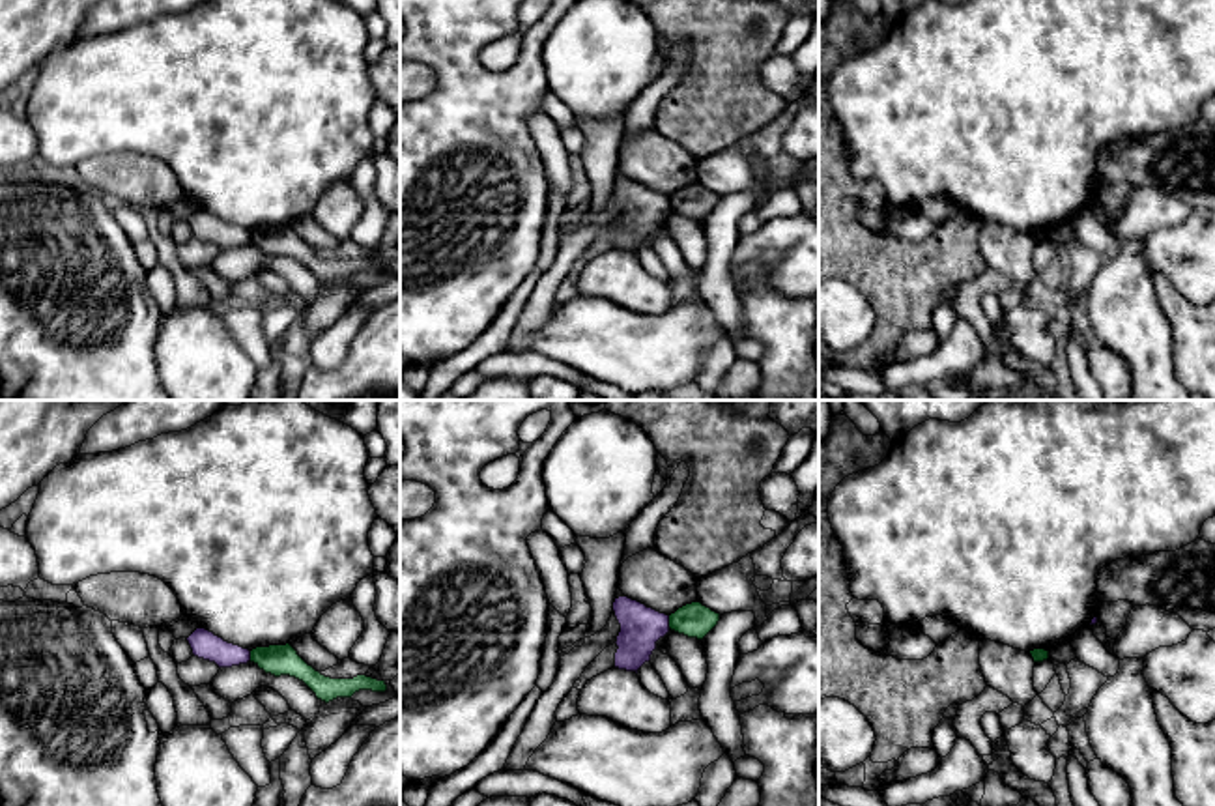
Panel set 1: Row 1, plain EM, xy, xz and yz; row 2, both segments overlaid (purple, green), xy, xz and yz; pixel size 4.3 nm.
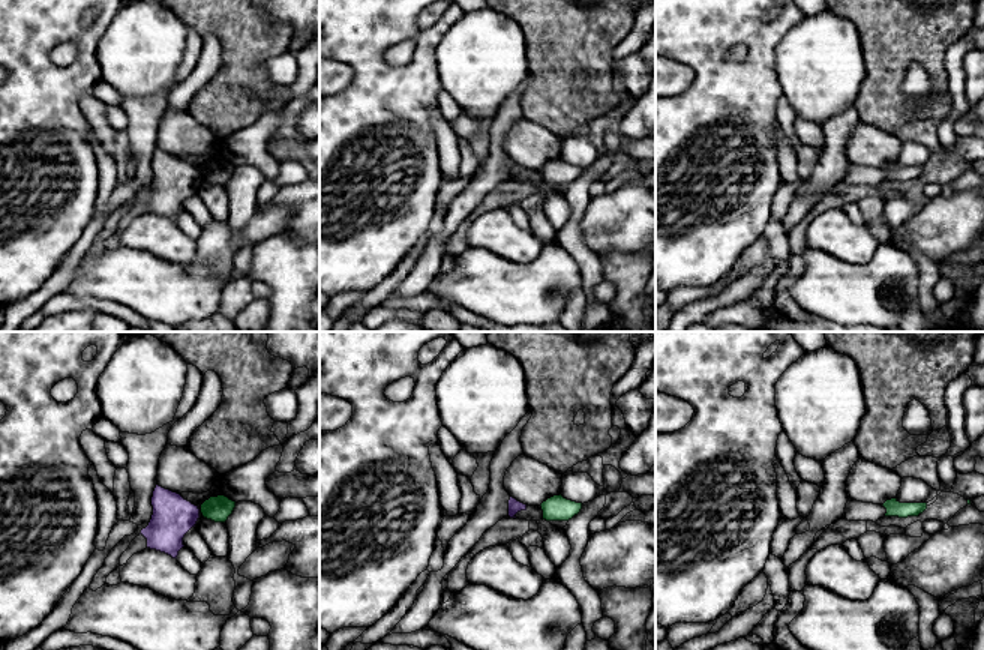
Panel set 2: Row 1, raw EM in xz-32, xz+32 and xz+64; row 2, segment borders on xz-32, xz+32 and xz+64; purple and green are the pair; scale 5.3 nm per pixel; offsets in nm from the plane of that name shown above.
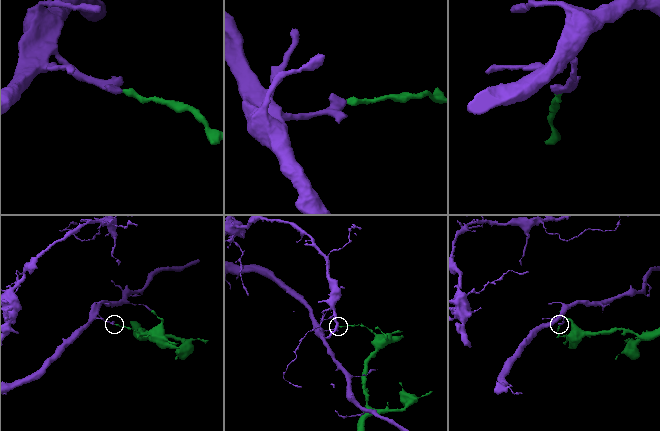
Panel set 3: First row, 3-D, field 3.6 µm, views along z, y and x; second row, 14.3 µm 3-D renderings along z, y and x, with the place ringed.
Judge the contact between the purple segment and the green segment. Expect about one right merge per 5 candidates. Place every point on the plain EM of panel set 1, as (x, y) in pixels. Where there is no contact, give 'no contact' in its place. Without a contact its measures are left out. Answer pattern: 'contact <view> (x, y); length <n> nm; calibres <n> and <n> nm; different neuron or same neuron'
contact xz (668, 202); length 60 nm; calibres 180 and 150 nm; different neuron

